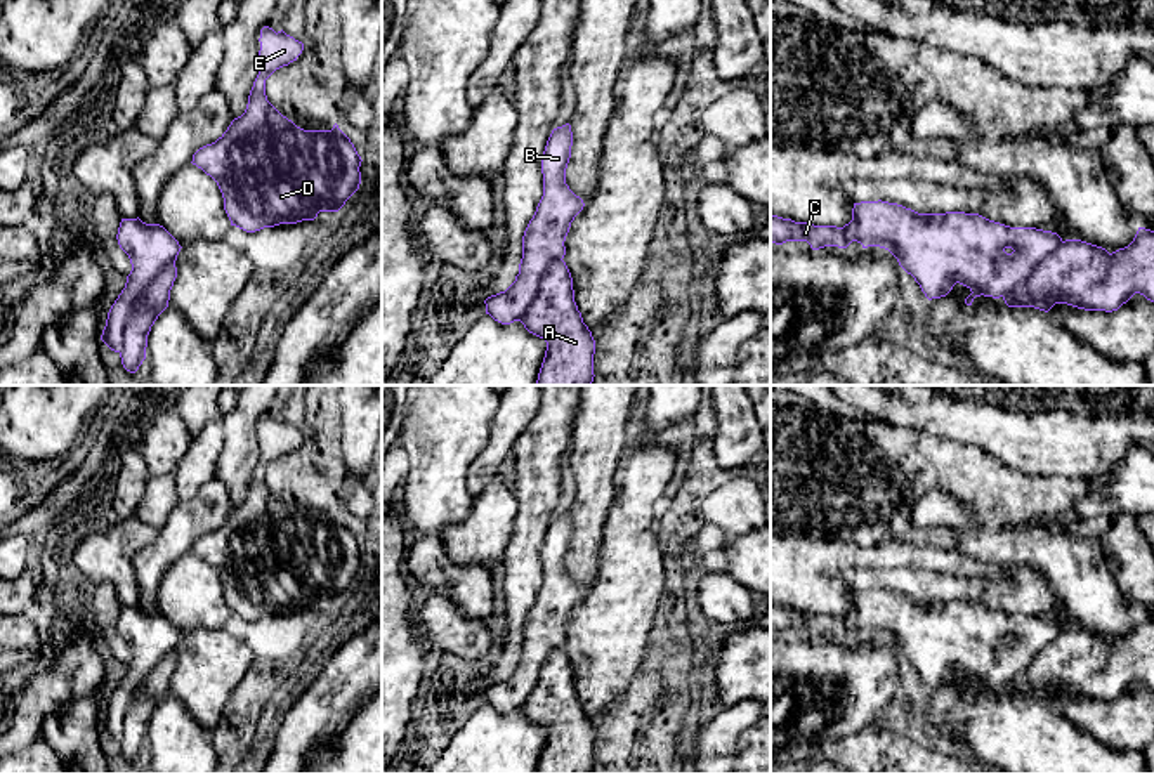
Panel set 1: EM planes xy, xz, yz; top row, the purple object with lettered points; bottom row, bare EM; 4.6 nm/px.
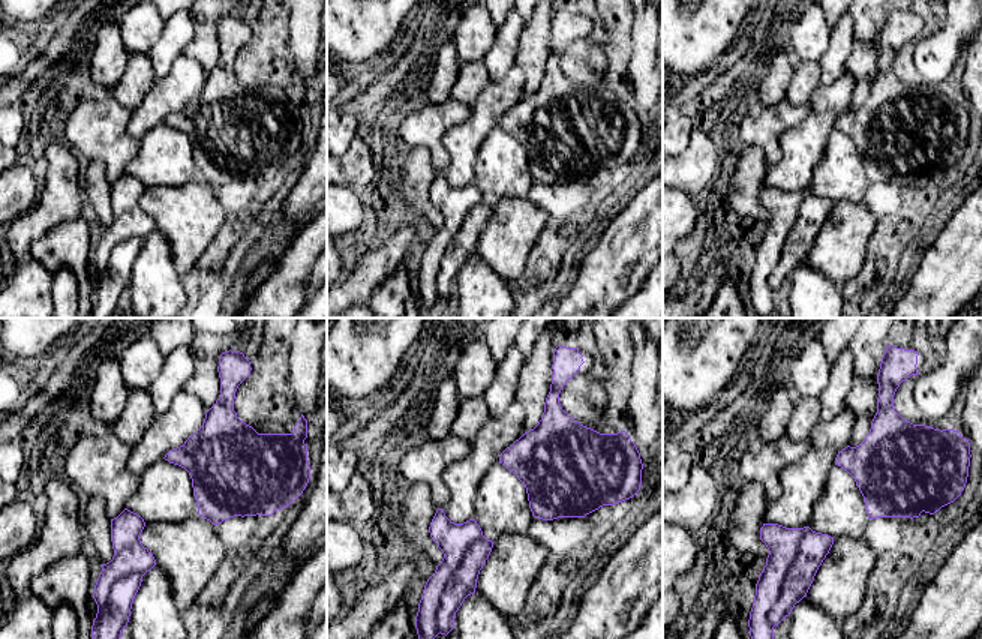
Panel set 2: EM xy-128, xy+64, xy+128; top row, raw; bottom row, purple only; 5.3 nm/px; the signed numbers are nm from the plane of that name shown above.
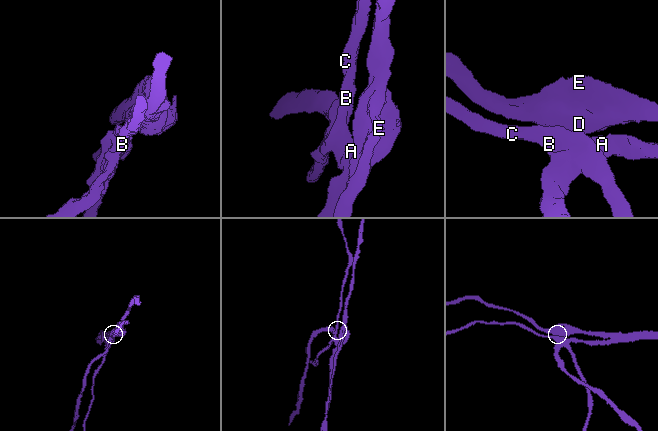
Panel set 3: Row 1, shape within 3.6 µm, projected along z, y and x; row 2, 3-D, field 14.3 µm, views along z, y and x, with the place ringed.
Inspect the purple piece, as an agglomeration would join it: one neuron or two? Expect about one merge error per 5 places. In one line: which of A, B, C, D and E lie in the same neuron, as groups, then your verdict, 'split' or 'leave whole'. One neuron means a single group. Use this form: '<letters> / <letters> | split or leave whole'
A D E / B C | split

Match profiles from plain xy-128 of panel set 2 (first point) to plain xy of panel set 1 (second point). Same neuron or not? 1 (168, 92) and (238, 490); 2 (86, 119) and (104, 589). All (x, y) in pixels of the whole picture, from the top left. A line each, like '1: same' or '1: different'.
1: different
2: different

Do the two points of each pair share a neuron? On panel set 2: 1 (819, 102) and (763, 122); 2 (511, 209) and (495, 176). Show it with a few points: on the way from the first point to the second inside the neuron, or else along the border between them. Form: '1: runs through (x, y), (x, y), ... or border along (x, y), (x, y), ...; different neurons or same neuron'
1: border along (808, 104), (808, 113), (796, 125), (784, 131); different neurons
2: border along (525, 197), (502, 197), (492, 204); different neurons

